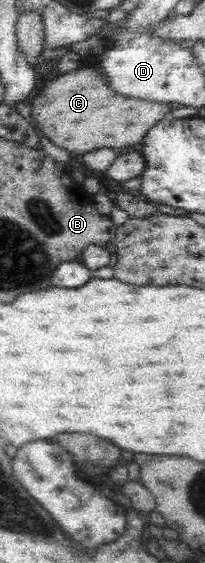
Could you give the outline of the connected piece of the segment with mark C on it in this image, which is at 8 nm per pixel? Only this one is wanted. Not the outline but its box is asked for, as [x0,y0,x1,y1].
[29,68,176,153]

